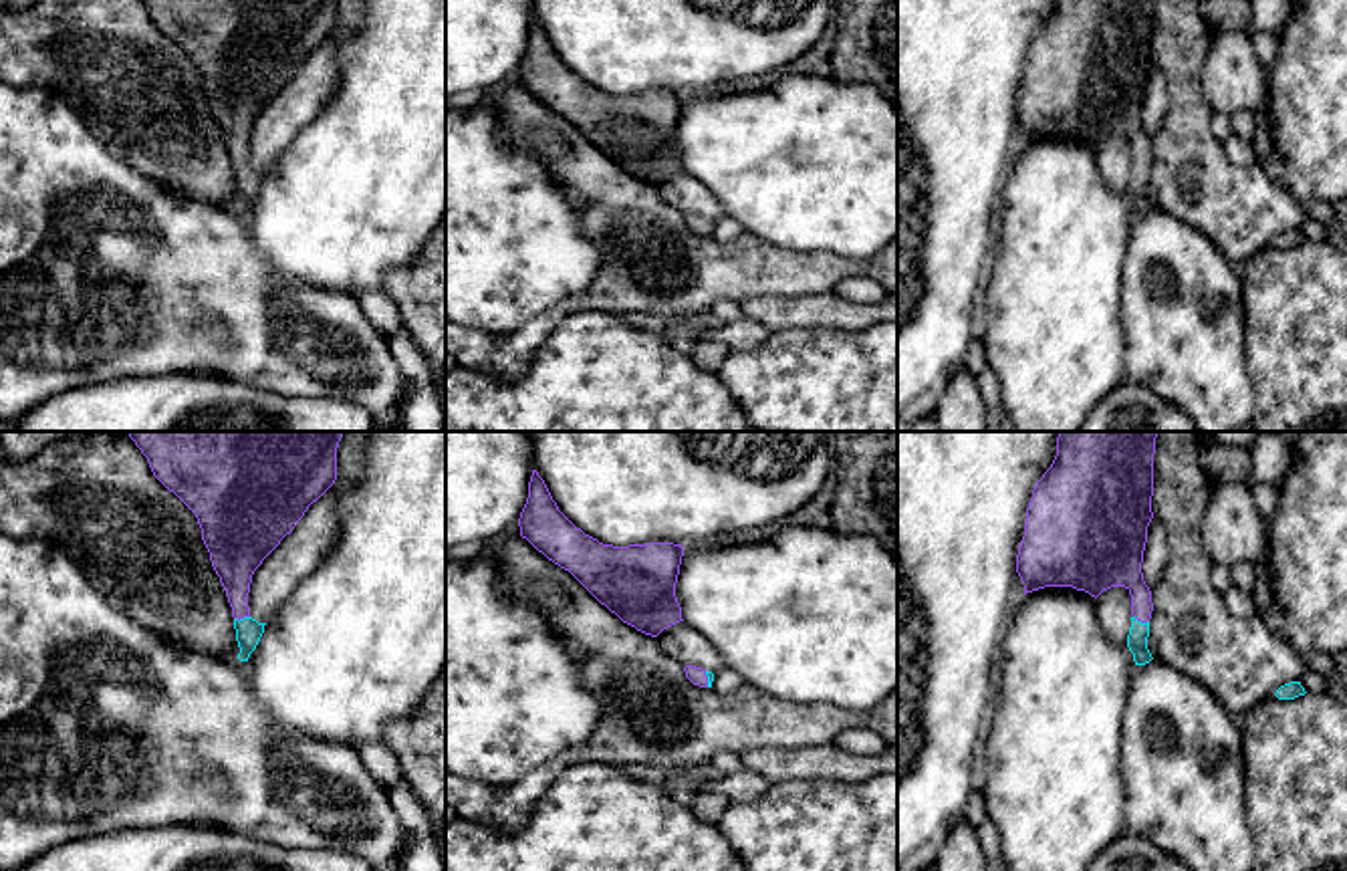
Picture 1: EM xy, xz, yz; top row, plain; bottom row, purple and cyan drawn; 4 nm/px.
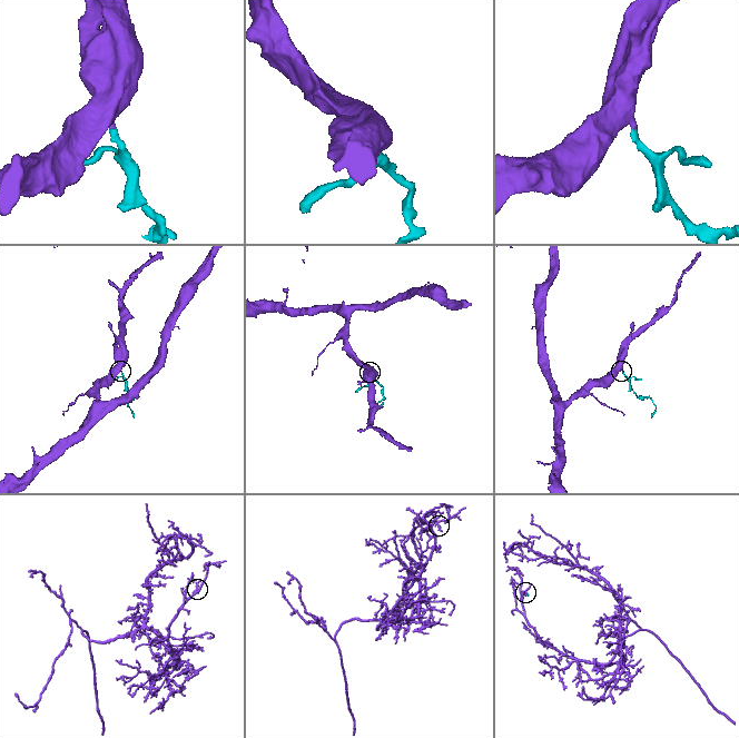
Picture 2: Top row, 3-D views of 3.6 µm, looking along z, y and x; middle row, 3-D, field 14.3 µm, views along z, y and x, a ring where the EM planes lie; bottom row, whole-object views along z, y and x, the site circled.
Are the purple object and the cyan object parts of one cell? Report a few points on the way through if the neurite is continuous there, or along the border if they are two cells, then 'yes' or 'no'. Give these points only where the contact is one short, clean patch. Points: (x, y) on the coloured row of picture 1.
runs through xy (234, 555), (240, 617), (249, 632); yes

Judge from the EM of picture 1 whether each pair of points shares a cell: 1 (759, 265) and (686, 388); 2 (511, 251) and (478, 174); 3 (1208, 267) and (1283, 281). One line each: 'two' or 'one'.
1: two
2: one
3: two

